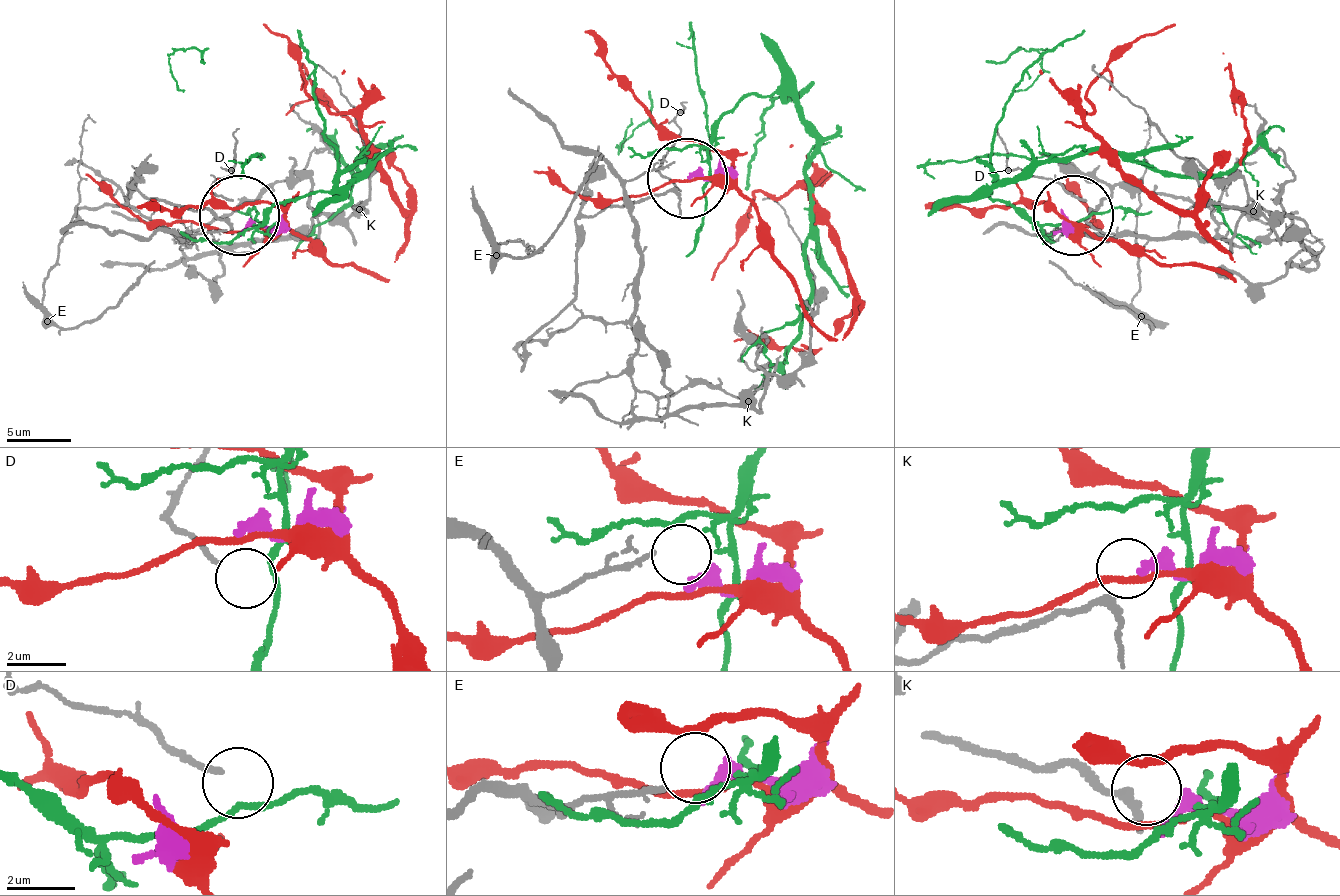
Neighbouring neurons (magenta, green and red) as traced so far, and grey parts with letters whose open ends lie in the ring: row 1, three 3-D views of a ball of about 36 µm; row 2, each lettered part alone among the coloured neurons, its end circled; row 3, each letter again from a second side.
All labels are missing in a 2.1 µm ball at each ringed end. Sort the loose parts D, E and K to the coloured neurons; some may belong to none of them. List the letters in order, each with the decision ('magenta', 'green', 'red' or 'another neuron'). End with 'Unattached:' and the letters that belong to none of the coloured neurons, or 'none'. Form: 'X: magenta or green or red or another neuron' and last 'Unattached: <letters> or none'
D: another neuron
E: another neuron
K: magenta
Unattached: D, E

